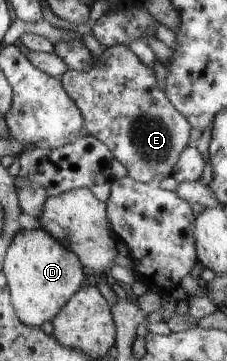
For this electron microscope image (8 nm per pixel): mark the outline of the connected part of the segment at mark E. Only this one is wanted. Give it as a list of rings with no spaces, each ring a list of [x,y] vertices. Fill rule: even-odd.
[[[115,45],[103,51],[101,62],[99,64],[94,62],[91,70],[82,73],[68,68],[60,78],[65,90],[76,101],[81,114],[84,115],[85,134],[103,141],[114,158],[125,166],[128,177],[140,183],[155,184],[163,178],[173,176],[174,167],[177,166],[180,155],[191,140],[189,132],[192,123],[176,109],[168,95],[157,88],[156,80],[153,69],[147,68],[125,45]]]

